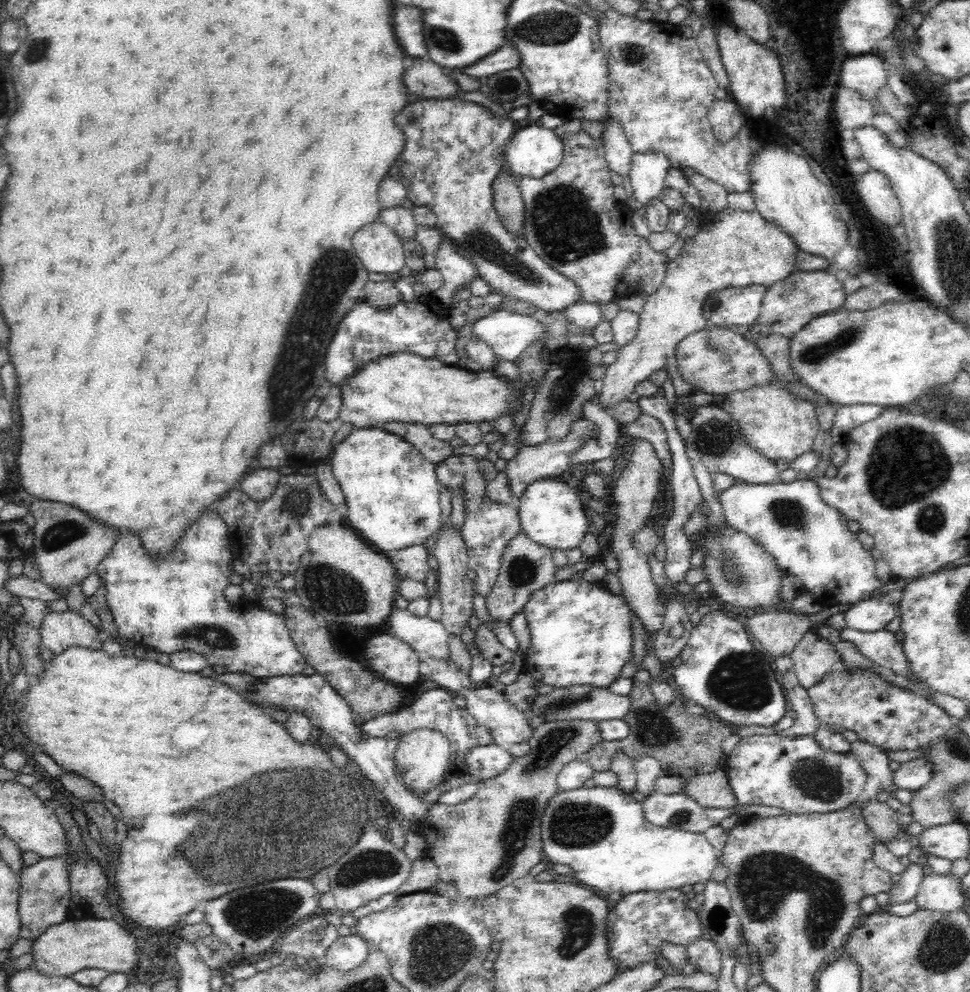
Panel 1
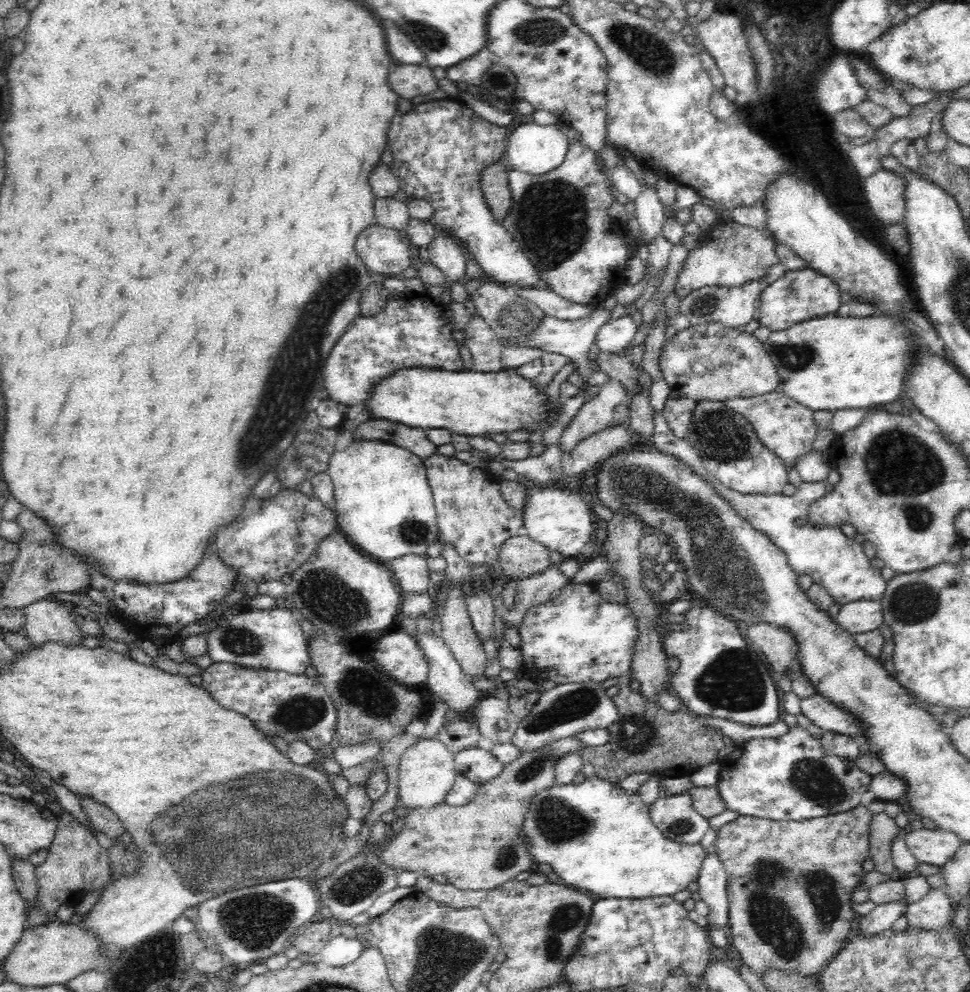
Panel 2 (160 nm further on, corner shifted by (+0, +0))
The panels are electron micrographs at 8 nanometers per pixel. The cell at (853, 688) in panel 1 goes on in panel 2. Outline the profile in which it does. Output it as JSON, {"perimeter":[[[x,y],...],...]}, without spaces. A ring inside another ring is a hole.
{"perimeter":[[[816,693],[808,698],[802,698],[800,711],[812,724],[824,731],[852,737],[859,734],[868,736],[868,730],[865,730],[864,722],[861,722],[860,718],[856,718],[844,707],[836,707],[825,695]]]}

